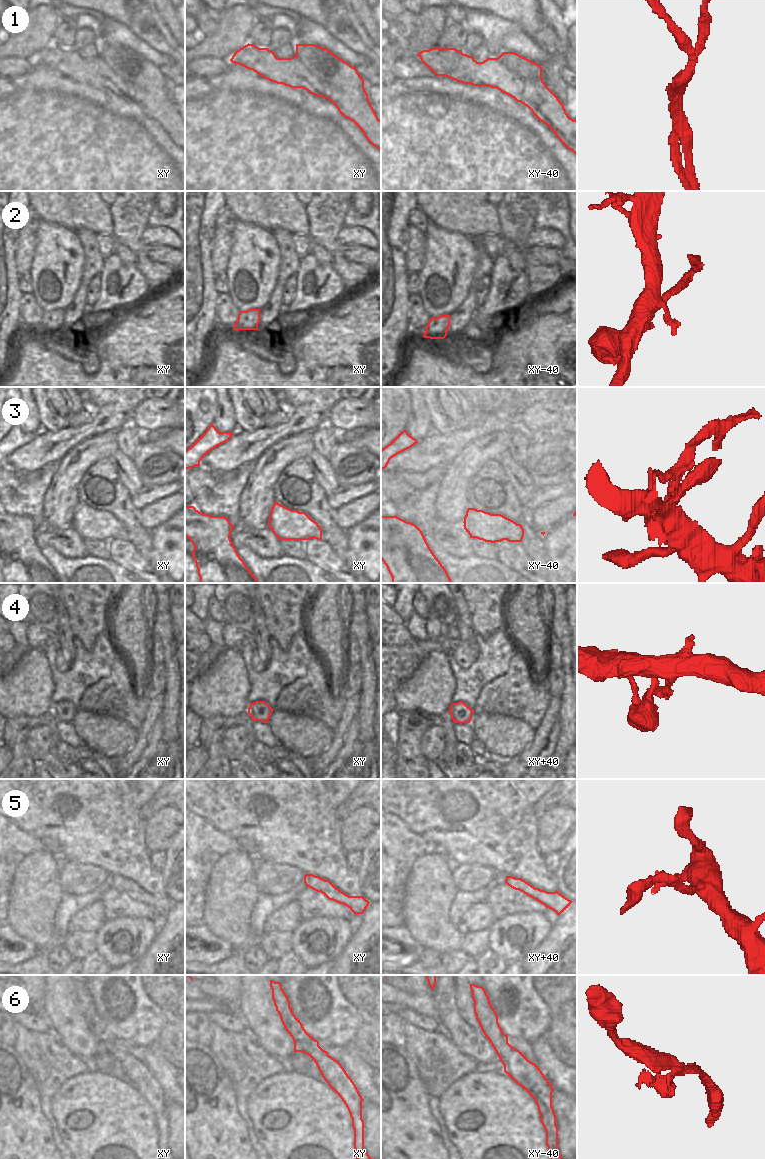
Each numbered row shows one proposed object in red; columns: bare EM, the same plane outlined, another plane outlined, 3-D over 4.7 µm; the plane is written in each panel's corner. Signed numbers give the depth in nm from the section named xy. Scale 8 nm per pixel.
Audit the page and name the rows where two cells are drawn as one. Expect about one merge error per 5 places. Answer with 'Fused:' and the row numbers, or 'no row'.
Fused: 1, 2, 4

